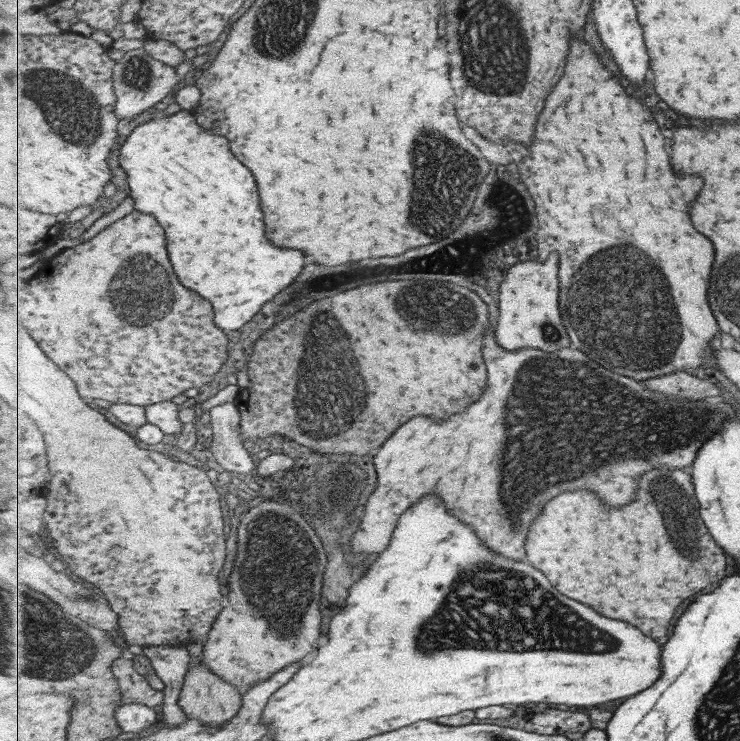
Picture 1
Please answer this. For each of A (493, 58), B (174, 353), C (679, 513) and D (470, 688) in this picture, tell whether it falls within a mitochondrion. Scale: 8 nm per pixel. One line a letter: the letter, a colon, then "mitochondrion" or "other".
A: mitochondrion
B: other
C: mitochondrion
D: other

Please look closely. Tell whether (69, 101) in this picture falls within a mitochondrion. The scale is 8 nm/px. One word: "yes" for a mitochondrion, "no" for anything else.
yes

